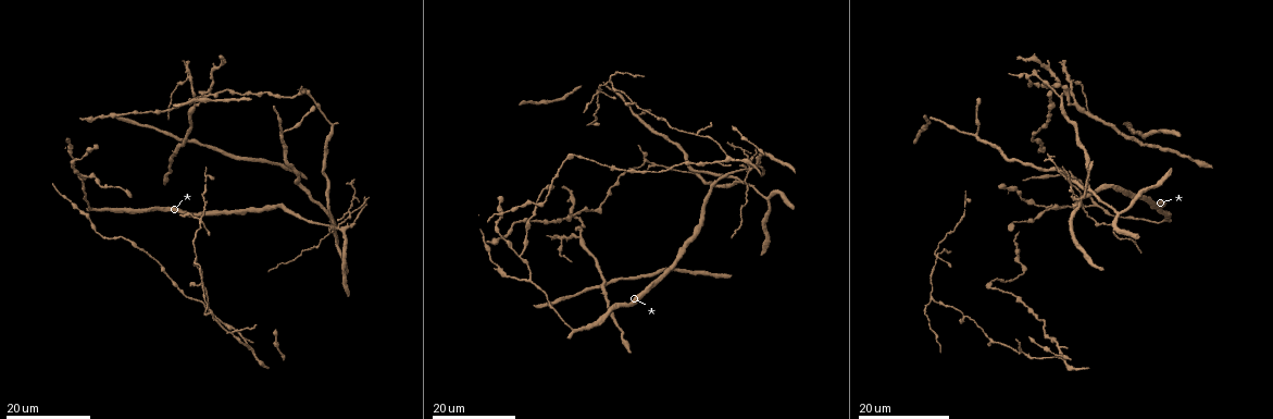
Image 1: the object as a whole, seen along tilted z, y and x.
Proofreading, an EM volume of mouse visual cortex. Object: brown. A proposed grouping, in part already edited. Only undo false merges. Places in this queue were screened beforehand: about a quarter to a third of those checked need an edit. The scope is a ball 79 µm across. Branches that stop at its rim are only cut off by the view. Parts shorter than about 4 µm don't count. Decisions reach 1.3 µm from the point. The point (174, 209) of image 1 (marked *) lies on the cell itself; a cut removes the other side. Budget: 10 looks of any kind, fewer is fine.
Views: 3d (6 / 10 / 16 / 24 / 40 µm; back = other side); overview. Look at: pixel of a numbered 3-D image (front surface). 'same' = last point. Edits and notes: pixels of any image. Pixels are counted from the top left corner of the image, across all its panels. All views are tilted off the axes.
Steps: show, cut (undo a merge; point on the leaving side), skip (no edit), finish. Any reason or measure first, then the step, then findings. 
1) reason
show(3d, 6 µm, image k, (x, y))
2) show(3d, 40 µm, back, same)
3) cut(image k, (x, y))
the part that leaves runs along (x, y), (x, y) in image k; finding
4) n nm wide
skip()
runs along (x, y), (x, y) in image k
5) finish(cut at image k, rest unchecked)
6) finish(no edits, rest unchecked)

show(3d, 24 µm, image 1, (769, 201))

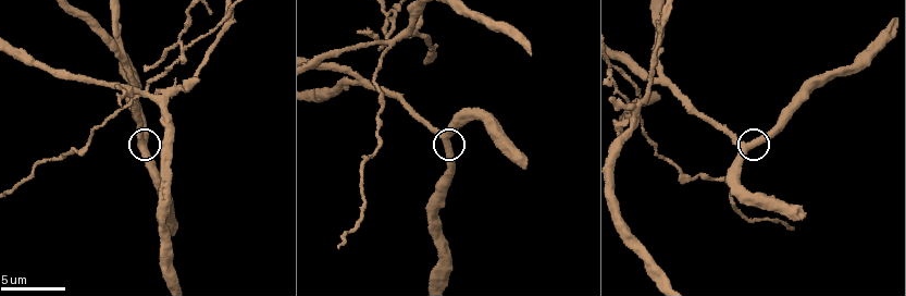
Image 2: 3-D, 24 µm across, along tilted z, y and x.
show(3d, 10 µm, image 2, (447, 142))

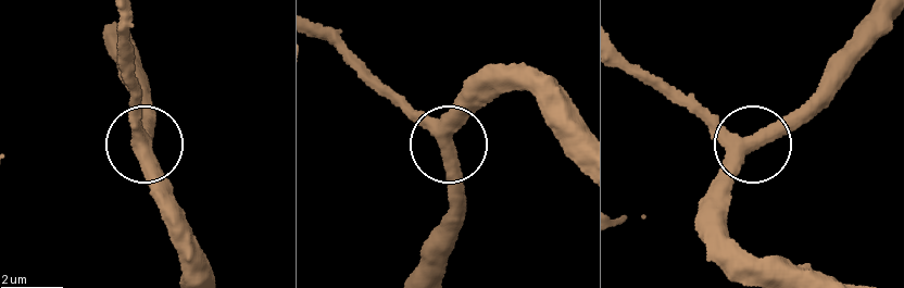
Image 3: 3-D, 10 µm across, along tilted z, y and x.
skip()
continuous, no second cell

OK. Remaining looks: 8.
four arms meet
show(3d, 10 µm, image 2, (145, 93))

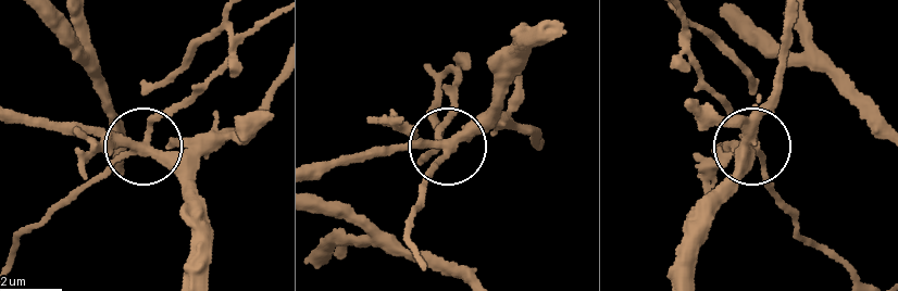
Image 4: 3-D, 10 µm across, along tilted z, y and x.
show(3d, 10 µm, back, image 4, (150, 148))

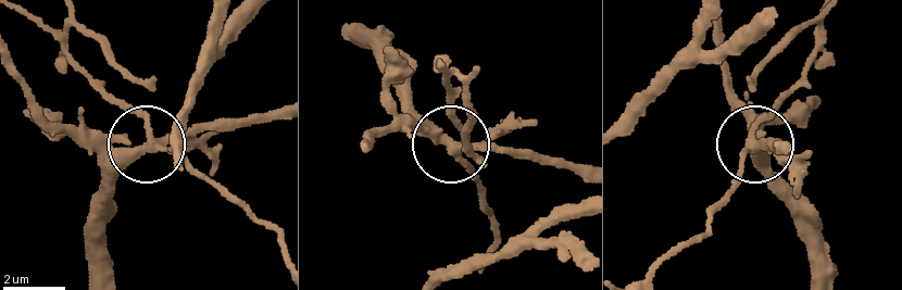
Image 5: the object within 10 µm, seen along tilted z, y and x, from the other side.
300 nm wide
cut(image 5, (192, 169))
the part that leaves runs along (151, 149), (278, 237) in image 5; two cells meet here

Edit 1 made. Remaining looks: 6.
two arms in line, one across
show(3d, 16 µm, image 1, (526, 279))

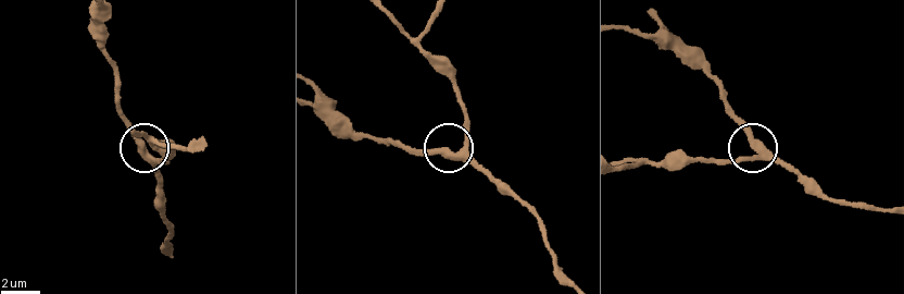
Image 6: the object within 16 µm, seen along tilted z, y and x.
show(3d, 6 µm, image 6, (143, 153))

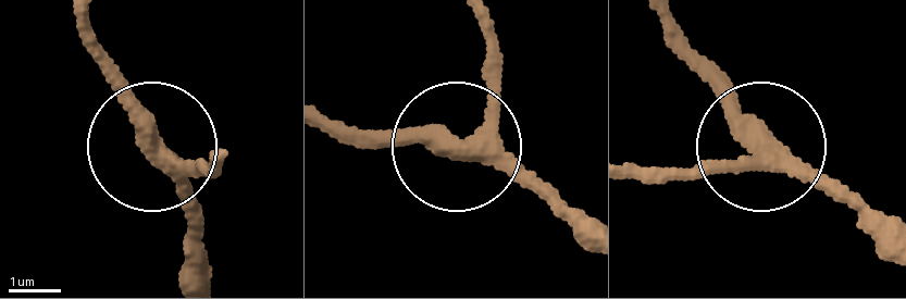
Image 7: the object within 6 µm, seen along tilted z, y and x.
skip()
runs along (895, 226), (759, 148), (705, 77) in image 7; one cell here

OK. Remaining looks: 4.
branch point
show(3d, 24 µm, image 1, (1074, 101))

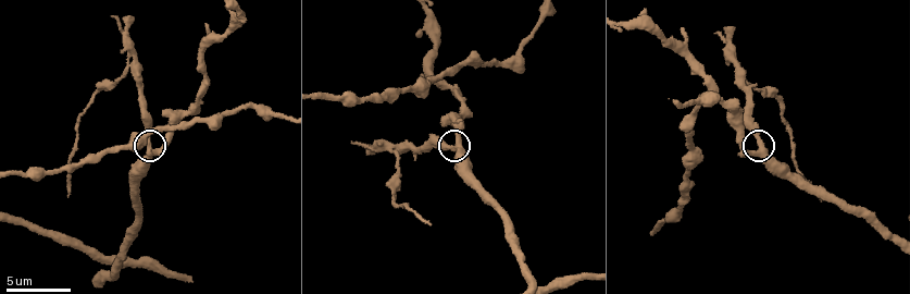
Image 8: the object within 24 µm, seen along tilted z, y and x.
show(3d, 10 µm, image 8, (761, 148))

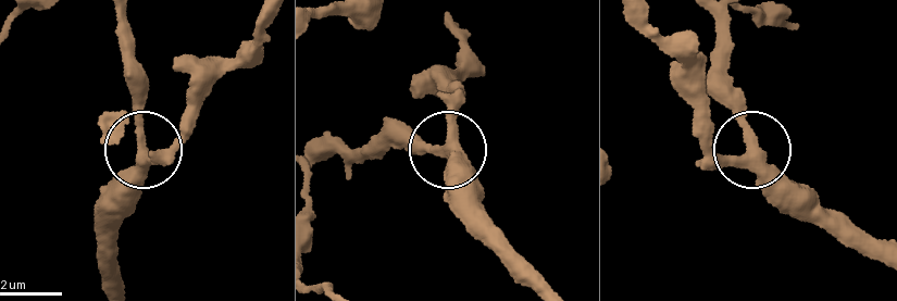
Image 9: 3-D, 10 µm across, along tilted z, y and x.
3 arms
skip()
one cell here

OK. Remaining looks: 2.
finish(cut at image 5, rest unchecked)

